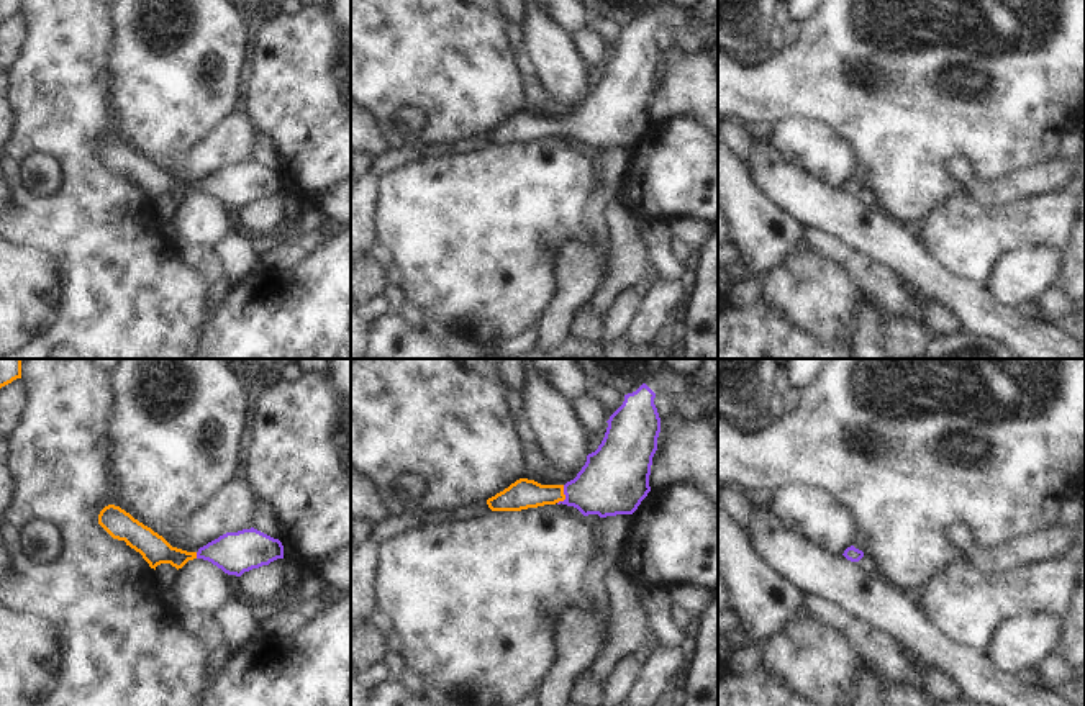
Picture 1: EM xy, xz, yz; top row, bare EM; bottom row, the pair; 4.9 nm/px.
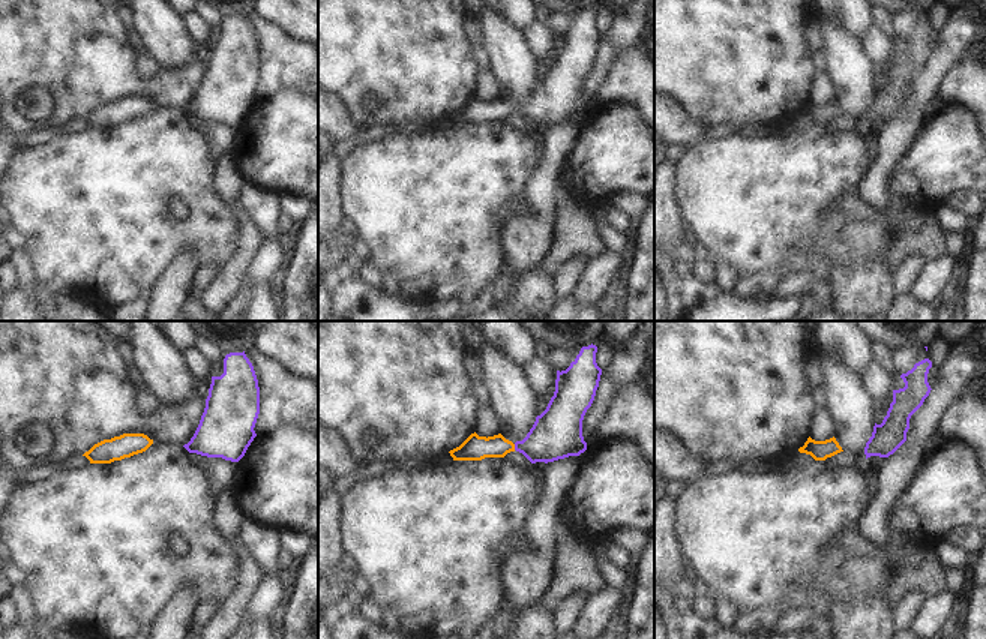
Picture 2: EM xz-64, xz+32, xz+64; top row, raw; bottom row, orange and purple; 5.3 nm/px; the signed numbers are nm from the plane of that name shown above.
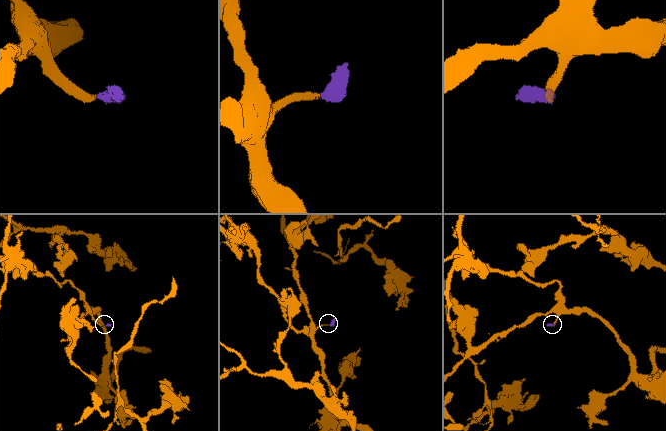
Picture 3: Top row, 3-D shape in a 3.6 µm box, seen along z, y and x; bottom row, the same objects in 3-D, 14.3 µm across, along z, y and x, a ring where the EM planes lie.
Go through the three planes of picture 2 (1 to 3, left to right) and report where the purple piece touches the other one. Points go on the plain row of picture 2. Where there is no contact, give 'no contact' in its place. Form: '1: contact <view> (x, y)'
1: no contact
2: contact xz+32 (514, 111)
3: no contact

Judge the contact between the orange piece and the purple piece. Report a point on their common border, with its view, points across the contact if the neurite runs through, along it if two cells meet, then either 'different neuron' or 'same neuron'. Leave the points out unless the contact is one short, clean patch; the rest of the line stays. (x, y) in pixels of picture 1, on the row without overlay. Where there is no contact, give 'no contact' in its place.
contact xz (564, 128); way xz (523, 126), (564, 128), (594, 125), (612, 115); same neuron

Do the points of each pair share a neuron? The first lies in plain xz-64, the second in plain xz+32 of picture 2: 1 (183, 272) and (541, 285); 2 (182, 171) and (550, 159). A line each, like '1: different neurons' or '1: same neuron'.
1: different neurons
2: different neurons

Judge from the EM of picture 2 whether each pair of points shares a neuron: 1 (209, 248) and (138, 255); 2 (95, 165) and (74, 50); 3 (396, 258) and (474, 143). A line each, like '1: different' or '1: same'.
1: same
2: different
3: same

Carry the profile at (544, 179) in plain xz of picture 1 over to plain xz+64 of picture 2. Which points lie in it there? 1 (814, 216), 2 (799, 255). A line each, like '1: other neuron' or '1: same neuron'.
1: same neuron
2: same neuron

